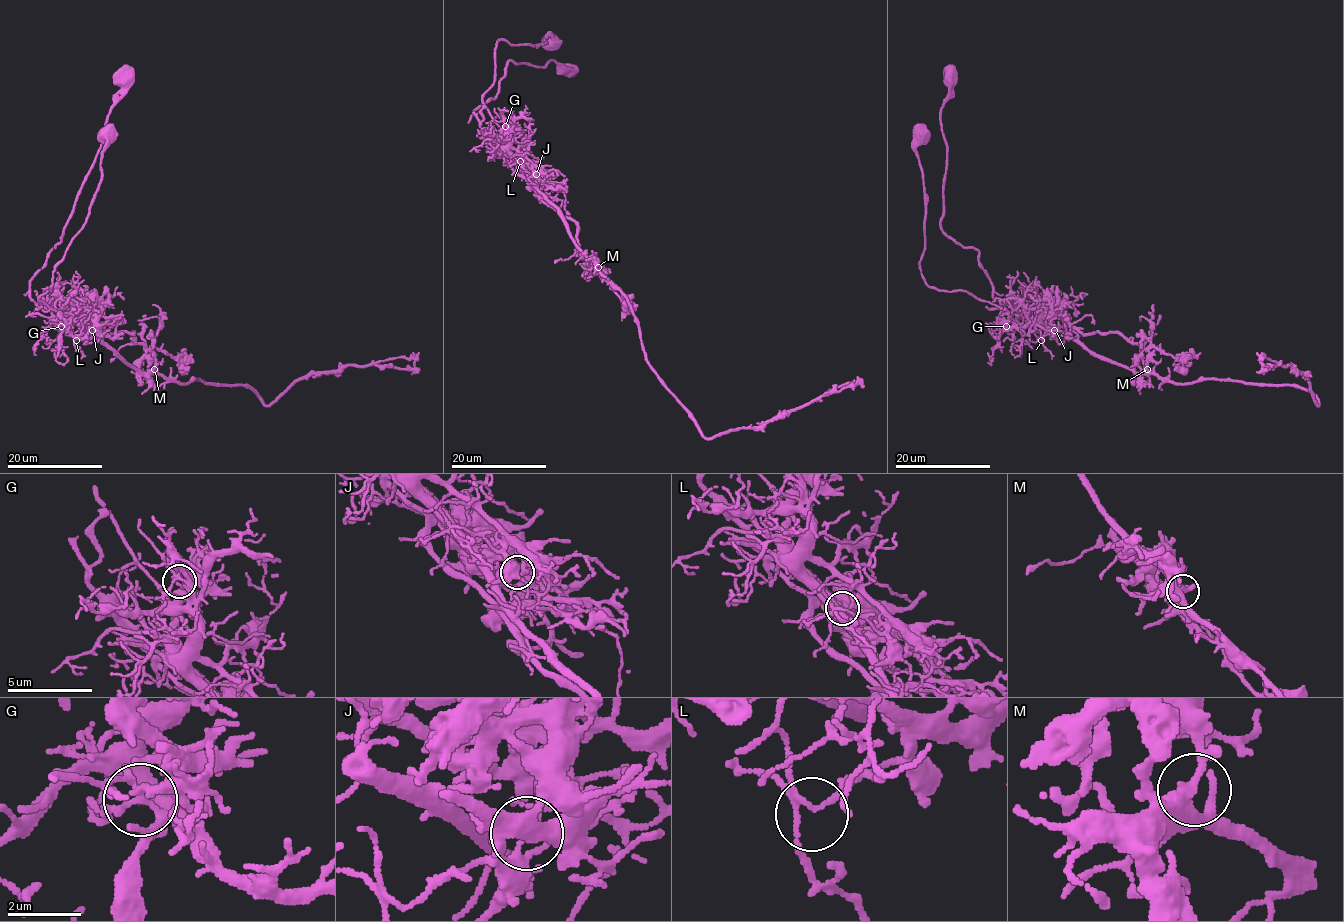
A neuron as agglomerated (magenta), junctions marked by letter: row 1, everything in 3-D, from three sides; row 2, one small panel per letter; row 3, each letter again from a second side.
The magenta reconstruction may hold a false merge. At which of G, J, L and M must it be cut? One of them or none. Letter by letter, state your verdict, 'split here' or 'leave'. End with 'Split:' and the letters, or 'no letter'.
G: leave
J: split here
L: leave
M: leave
Split: J

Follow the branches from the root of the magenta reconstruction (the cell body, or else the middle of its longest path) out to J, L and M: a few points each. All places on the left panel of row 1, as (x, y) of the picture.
J: (107, 131), (111, 141), (88, 219), (55, 266), (51, 291), (38, 299), (92, 330)
L: (107, 131), (111, 141), (88, 219), (55, 266), (51, 291), (38, 299), (72, 322), (76, 340)
M: (107, 131), (111, 141), (88, 219), (55, 266), (51, 291), (38, 299), (127, 364), (154, 369)

